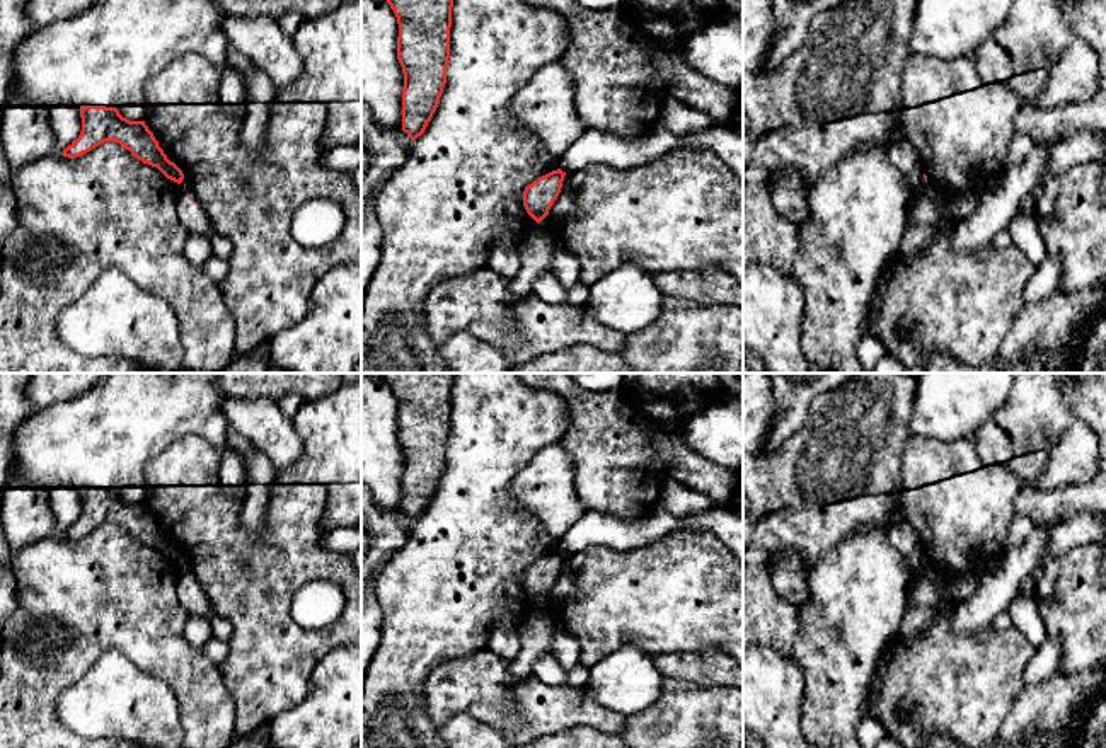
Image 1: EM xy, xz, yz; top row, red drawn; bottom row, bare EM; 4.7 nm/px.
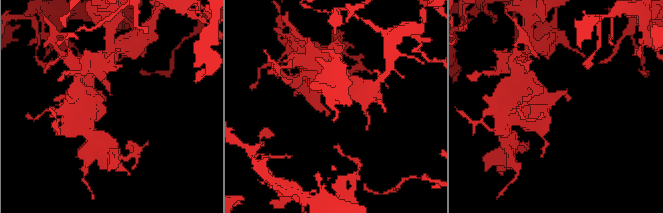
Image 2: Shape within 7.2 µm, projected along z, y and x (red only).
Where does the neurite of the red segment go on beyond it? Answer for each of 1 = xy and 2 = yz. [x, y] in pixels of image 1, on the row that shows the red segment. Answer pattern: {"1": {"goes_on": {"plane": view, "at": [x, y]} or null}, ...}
{"1": {"goes_on": null}, "2": {"goes_on": null}}

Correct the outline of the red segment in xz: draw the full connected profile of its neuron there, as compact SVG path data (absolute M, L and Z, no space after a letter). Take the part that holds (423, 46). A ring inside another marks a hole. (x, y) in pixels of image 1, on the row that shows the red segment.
M387 0L399 24L397 60L404 73L402 131L414 141L431 121L450 58L453 0Z

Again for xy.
M80 106L82 131L65 150L63 157L75 158L104 141L116 141L133 157L157 167L167 179L181 184L182 170L167 158L145 121L130 121L116 107Z

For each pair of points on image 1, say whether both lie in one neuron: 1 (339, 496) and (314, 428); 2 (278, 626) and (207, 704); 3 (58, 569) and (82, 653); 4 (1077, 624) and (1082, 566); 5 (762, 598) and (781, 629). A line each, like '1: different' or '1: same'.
1: same
2: different
3: same
4: same
5: same

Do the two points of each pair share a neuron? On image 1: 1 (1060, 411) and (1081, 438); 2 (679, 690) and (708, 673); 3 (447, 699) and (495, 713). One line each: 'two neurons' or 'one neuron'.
1: two neurons
2: two neurons
3: one neuron

